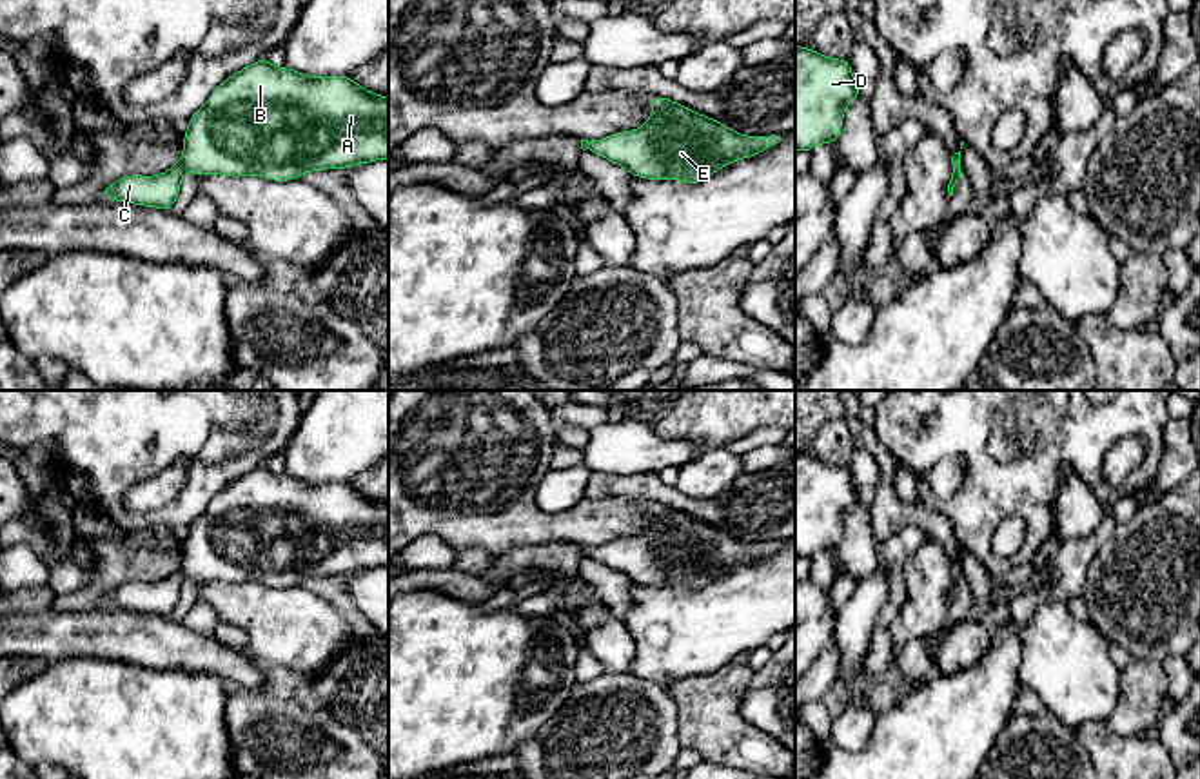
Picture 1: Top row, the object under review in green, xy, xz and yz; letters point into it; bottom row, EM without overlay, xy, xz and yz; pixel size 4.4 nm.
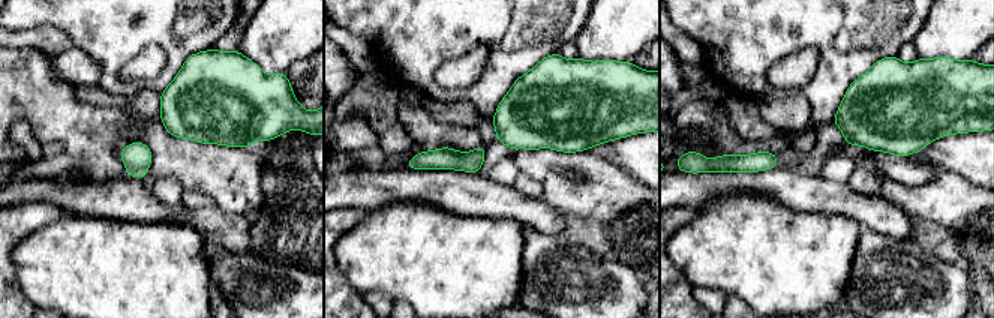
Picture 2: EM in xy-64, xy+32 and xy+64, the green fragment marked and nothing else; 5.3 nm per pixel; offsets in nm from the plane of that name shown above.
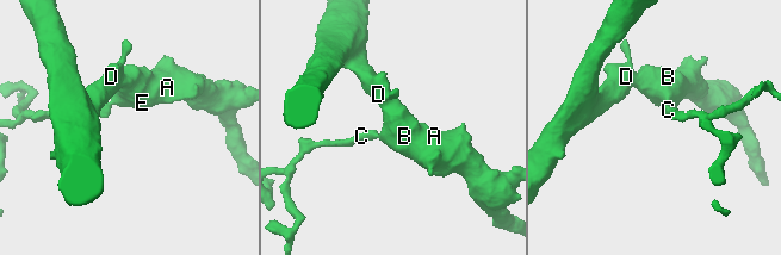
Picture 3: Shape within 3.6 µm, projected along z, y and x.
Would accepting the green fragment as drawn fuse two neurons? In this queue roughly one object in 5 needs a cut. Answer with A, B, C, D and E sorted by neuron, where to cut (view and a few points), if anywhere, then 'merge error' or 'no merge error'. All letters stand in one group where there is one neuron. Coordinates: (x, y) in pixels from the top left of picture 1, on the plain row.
A B C D E; no cut; no merge error

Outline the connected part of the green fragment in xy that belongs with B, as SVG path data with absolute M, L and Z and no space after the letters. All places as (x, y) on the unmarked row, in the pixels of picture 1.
M261 465L231 481L191 523L178 570L154 583L123 583L102 594L102 599L103 606L171 617L187 577L287 588L309 577L345 576L374 567L389 567L389 503L363 496L350 483L309 483Z

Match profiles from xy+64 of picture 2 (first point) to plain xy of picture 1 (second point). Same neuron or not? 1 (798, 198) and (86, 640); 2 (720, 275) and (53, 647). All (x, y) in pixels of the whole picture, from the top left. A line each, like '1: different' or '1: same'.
1: same
2: different

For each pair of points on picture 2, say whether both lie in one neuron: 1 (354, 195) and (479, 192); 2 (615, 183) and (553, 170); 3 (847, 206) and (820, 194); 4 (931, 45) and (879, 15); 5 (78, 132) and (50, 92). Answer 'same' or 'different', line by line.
1: same
2: same
3: same
4: different
5: same

